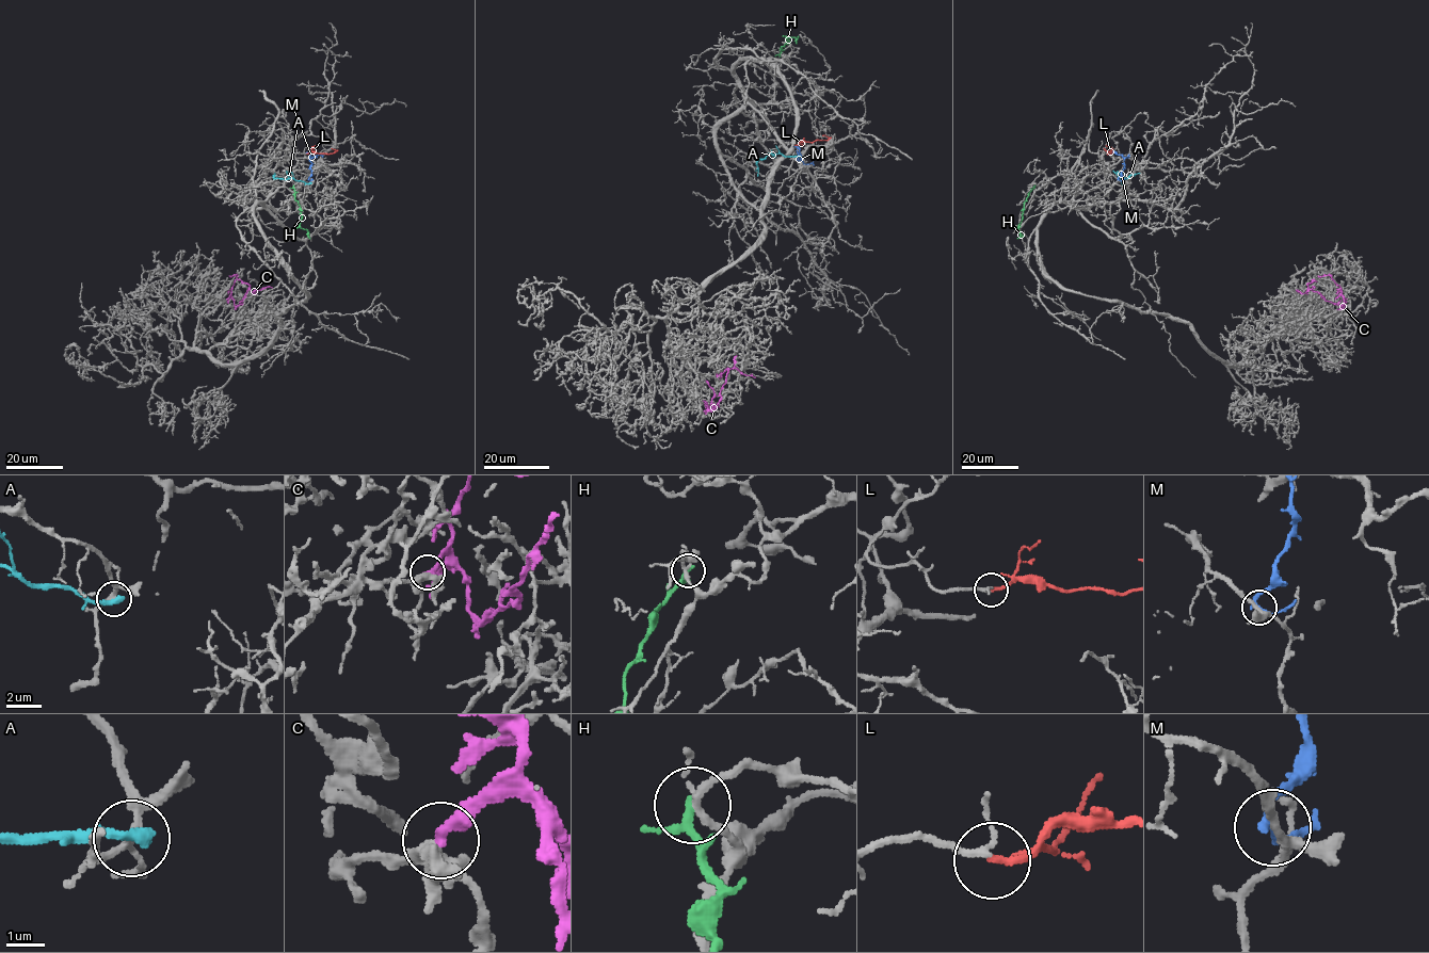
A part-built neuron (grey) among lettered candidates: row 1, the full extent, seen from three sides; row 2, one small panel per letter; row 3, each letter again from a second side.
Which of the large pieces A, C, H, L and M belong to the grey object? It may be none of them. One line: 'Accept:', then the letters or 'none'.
Accept: C, L

